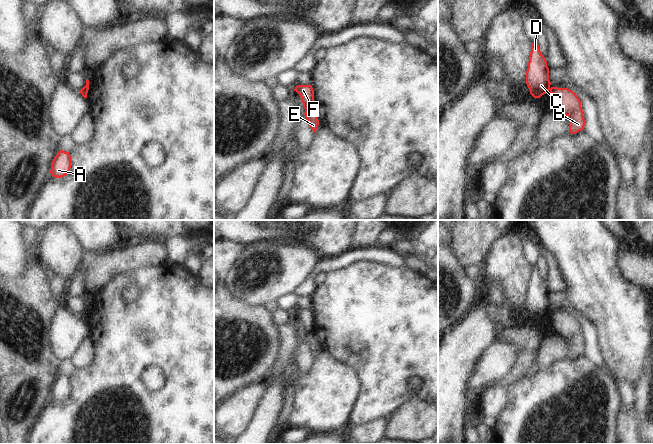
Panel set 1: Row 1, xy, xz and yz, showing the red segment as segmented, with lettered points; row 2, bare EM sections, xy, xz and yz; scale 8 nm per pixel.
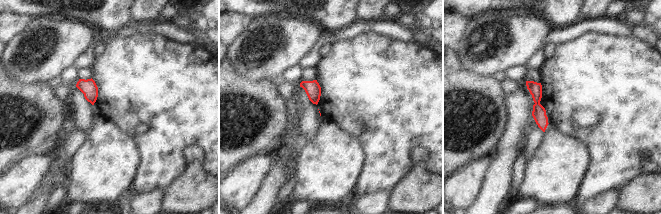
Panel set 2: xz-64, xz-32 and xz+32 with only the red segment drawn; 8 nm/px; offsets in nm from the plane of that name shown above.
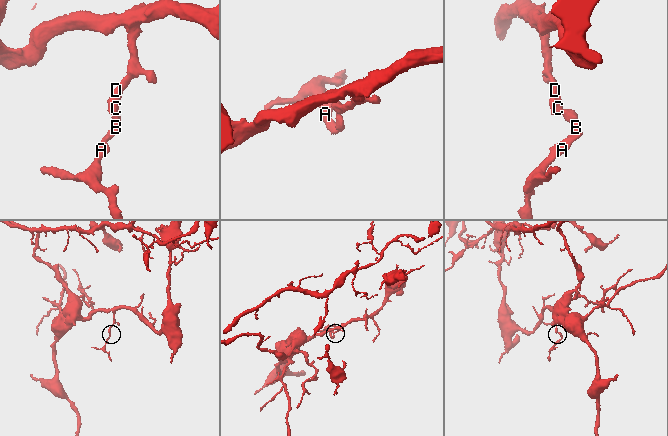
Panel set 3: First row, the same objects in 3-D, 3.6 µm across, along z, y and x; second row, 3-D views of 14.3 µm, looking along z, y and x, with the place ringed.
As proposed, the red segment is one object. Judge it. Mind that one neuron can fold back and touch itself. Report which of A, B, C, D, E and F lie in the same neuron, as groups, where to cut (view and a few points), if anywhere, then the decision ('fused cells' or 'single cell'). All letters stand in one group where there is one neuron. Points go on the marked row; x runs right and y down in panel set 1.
groups A B E / C D F; cut xz (311, 107), (306, 109); fused cells

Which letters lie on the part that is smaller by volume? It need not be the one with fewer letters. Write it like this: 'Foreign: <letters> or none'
Foreign: A, B, E

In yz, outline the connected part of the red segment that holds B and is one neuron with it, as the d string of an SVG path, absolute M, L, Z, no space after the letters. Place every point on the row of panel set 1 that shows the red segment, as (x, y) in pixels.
M550 88L552 104L555 110L564 113L569 120L569 132L576 134L584 130L585 119L578 96L568 88Z

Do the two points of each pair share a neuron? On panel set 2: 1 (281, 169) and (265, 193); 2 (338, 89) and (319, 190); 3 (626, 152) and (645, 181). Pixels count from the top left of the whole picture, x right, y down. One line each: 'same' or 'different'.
1: same
2: different
3: different

